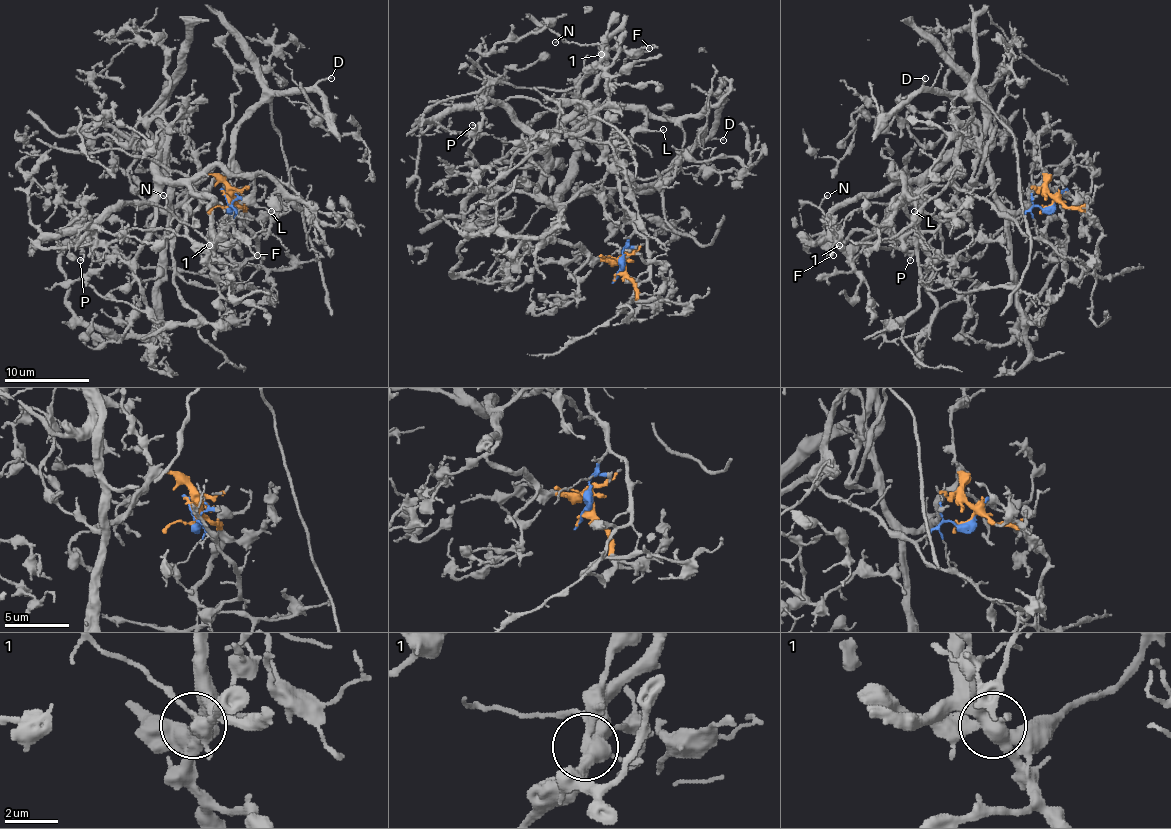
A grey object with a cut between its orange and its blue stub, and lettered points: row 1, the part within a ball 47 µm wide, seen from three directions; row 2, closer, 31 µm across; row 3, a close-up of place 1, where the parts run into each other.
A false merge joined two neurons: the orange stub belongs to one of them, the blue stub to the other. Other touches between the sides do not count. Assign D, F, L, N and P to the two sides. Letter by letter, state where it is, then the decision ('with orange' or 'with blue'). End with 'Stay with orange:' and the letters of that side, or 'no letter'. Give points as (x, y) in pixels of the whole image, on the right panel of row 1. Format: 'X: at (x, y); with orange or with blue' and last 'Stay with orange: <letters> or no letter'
D: at (925, 78); with blue
F: at (833, 255); with blue
L: at (914, 211); with orange
N: at (827, 195); with blue
P: at (910, 260); with orange
Stay with orange: L, P

